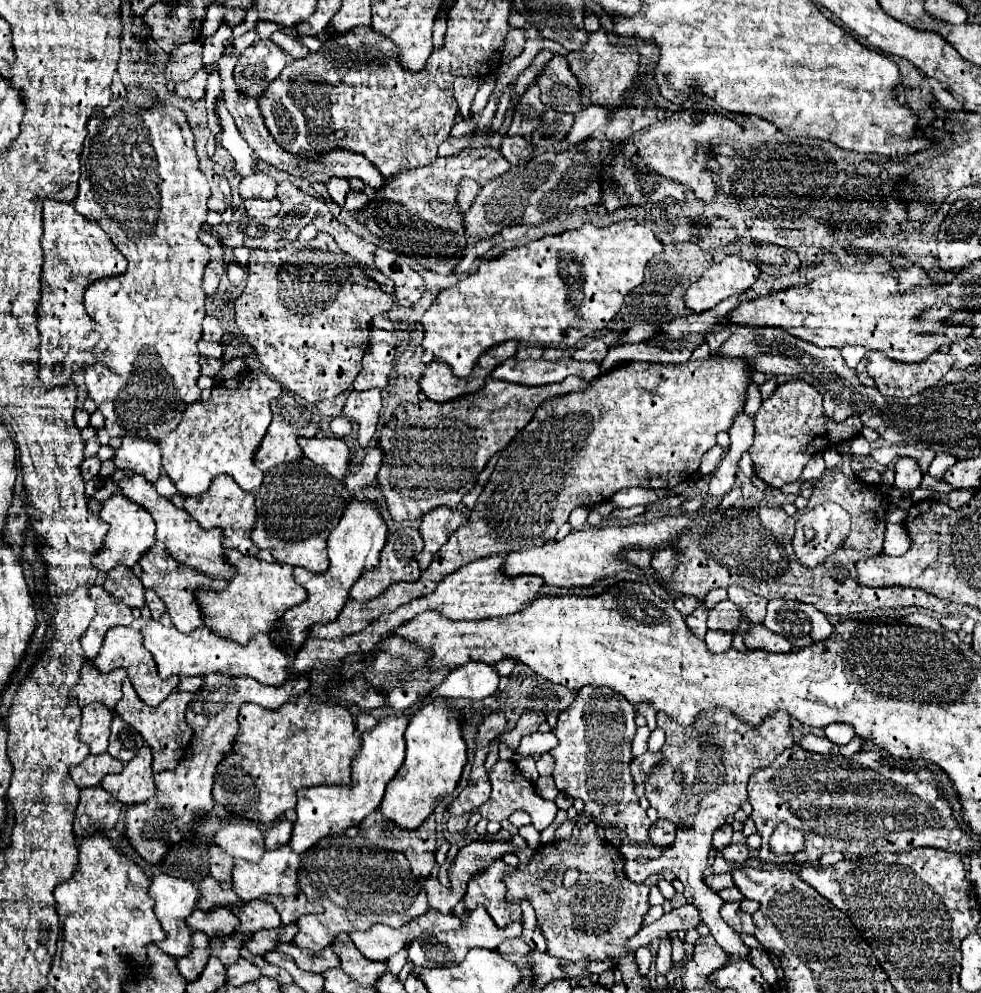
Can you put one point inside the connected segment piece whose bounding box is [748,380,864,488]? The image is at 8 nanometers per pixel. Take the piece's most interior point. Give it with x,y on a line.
790,428

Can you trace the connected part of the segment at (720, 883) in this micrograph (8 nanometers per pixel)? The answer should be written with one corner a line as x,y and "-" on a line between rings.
708,874
708,876
704,878
704,882
706,882
708,888
714,890
714,892
718,892
718,890
722,890
722,888
732,888
732,886
734,886
730,874

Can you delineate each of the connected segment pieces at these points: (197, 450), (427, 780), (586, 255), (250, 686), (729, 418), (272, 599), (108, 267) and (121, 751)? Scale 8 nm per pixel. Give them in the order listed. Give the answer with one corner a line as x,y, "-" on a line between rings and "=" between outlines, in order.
246,370
214,385
208,402
186,408
182,424
160,442
162,468
182,496
206,492
218,474
228,474
244,492
254,492
262,484
262,472
254,466
254,454
272,422
270,400
280,396
282,384
262,370
=
434,700
414,712
406,728
406,760
394,780
386,786
380,812
406,830
418,828
434,808
454,792
466,764
466,742
462,738
462,714
448,700
=
622,220
622,222
610,224
610,226
594,226
594,224
586,222
586,224
582,224
582,226
576,228
576,230
568,230
568,232
558,234
558,236
544,236
544,238
540,238
540,240
536,240
536,242
528,242
528,244
516,248
516,250
512,252
512,256
502,256
502,258
498,258
498,260
486,260
484,264
480,264
480,268
478,268
474,274
466,276
466,278
460,280
456,286
448,288
448,290
442,290
442,292
434,298
434,302
432,302
432,306
426,310
426,314
422,316
422,328
424,328
422,346
424,346
426,350
430,350
438,360
446,362
446,364
452,368
452,372
454,372
456,376
462,376
462,378
472,372
472,368
474,368
474,364
476,364
476,360
478,360
478,356
480,356
482,352
486,352
488,348
492,348
492,346
496,346
496,344
500,344
500,342
504,342
504,340
536,342
536,344
542,344
542,346
546,346
546,348
550,348
550,346
552,346
552,348
566,348
566,346
572,348
572,346
578,342
578,338
582,338
582,336
586,336
586,334
594,334
594,332
606,328
606,324
620,312
620,308
622,308
622,304
624,304
624,296
630,294
636,286
640,286
640,284
644,282
644,268
646,268
646,264
650,262
650,258
652,258
654,254
660,254
660,252
662,252
662,242
654,236
654,232
652,232
648,226
640,226
636,220
=
222,674
204,676
202,688
198,690
198,694
196,692
192,694
192,700
186,710
186,724
192,728
192,740
186,748
188,754
174,770
164,770
154,774
156,792
152,798
148,798
142,804
128,806
126,810
124,834
130,840
132,848
138,852
138,856
152,866
162,864
170,846
174,842
180,842
180,836
184,832
194,830
196,824
214,808
216,804
212,798
214,774
216,774
216,766
222,762
222,758
230,752
230,748
236,742
238,708
246,702
252,702
266,710
278,710
290,698
304,694
310,686
308,674
290,676
286,684
278,688
258,684
256,680
242,678
242,676
234,676
234,678
228,676
226,680
228,684
224,684
=
724,356
690,360
676,366
630,362
620,364
618,368
612,368
610,372
594,378
590,390
574,392
570,396
562,396
558,400
542,404
524,432
514,438
512,444
500,454
490,482
486,488
482,488
482,494
474,510
470,512
466,526
450,536
450,540
436,552
432,564
422,572
422,576
416,582
394,584
394,588
388,588
382,596
370,600
370,604
354,604
354,600
348,600
334,622
316,624
316,628
310,630
310,636
344,638
362,632
372,620
380,618
382,614
390,614
402,604
434,592
444,576
474,560
522,550
528,546
542,546
556,536
556,530
568,522
570,512
578,506
592,508
604,500
610,500
610,496
624,488
674,488
680,482
692,478
692,474
698,472
702,454
716,444
716,434
726,432
734,422
738,408
744,408
748,384
750,370
746,370
746,362
730,360
=
224,550
222,554
226,562
236,570
234,578
222,592
206,588
196,590
198,608
202,608
204,624
210,626
210,630
218,632
218,636
226,636
228,640
246,644
248,638
258,632
274,632
282,614
306,600
306,590
294,582
290,566
242,556
238,550
=
46,200
44,204
44,234
42,234
42,300
38,308
38,330
42,336
40,344
40,380
44,388
56,388
70,382
70,376
84,370
88,364
98,360
96,344
102,332
96,330
94,320
84,310
84,292
90,284
104,278
122,276
126,272
126,258
114,248
112,240
104,236
98,224
82,220
72,204
=
116,716
112,720
112,734
110,734
108,754
118,758
120,762
130,762
142,746
144,746
142,736
134,728
130,728
122,718

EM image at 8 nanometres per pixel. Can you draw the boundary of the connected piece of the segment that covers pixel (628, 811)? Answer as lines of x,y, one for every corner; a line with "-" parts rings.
584,686
574,702
558,714
558,724
554,726
552,732
558,738
558,746
550,750
556,766
554,766
554,782
560,792
568,794
570,798
580,798
584,800
586,816
592,816
600,820
604,826
614,826
622,830
634,844
646,842
648,840
648,828
652,822
646,816
646,810
638,806
638,798
634,794
634,780
630,774
630,762
632,762
632,740
636,734
636,724
634,724
636,708
618,692
612,688
594,688
594,686

